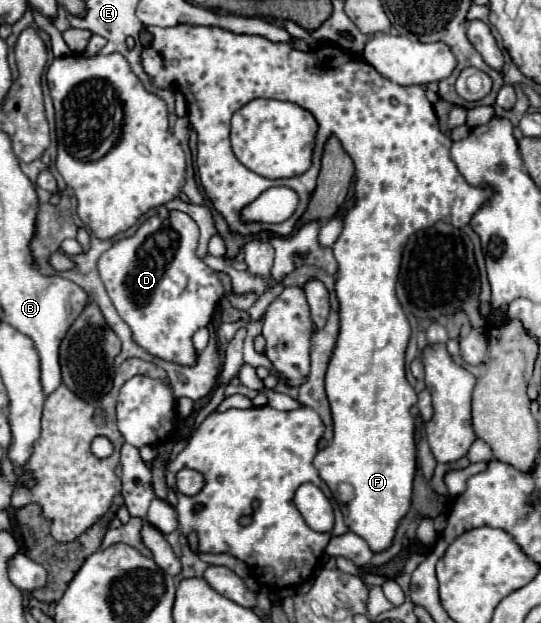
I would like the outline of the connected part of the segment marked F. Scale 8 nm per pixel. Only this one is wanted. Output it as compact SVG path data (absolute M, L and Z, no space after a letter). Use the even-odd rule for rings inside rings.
M148 26L146 30L154 38L150 48L142 52L142 64L158 88L176 86L184 94L188 102L190 126L198 132L198 176L206 196L226 218L230 230L240 234L256 234L260 230L268 230L278 236L288 236L306 210L310 192L314 192L326 136L336 134L356 164L356 206L345 214L342 232L332 247L340 270L336 280L336 296L340 300L340 334L326 372L326 396L332 410L334 438L324 450L316 454L314 468L330 490L336 492L340 482L348 482L354 488L354 498L342 504L346 526L350 532L364 538L372 552L384 552L390 548L400 520L410 510L412 480L416 470L414 420L410 416L410 406L416 404L416 392L404 374L404 352L410 338L410 324L396 298L396 278L400 272L402 250L414 232L430 228L438 220L446 220L456 228L464 228L478 212L478 208L492 198L494 190L490 186L472 186L458 172L450 158L452 138L440 132L438 118L422 86L400 86L384 80L356 54L328 44L316 48L314 54L300 52L290 48L290 44L270 44L270 40L262 40L262 36L238 36L234 32L222 32L222 28L206 26ZM254 98L294 102L316 118L316 144L312 152L312 166L306 170L306 174L286 180L270 180L254 174L236 160L230 148L230 118L236 110ZM272 186L290 186L298 194L300 202L296 212L280 224L240 222L242 208Z

